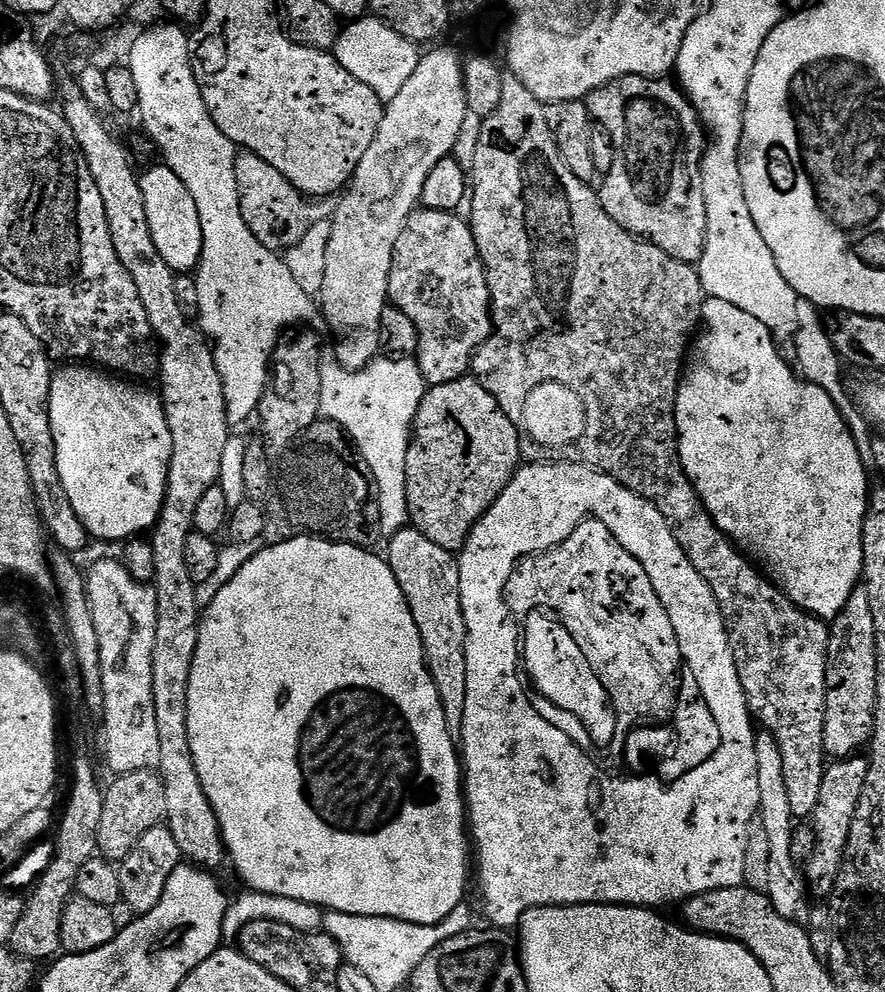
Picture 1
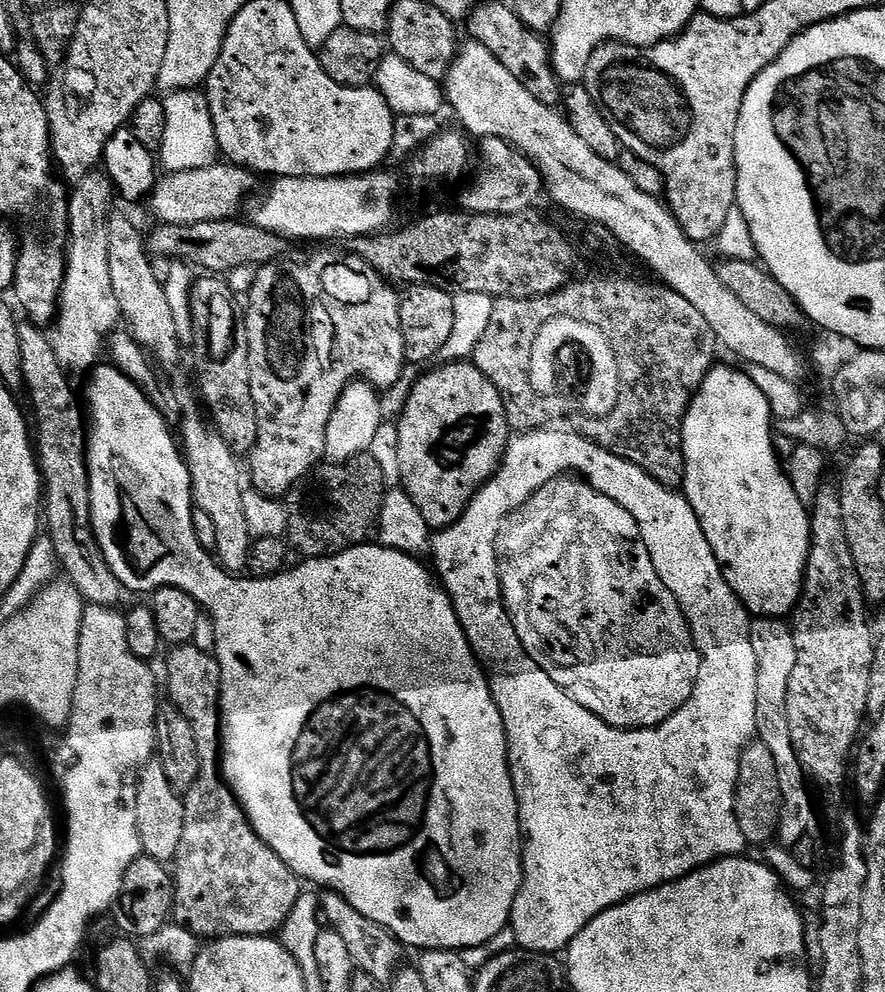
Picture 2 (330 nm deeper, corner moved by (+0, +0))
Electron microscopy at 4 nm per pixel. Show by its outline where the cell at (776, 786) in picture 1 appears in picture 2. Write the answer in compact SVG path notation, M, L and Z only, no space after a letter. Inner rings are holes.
M755 617L752 620L751 624L751 645L754 646L754 654L755 654L755 660L758 662L758 675L757 675L757 701L756 701L756 728L757 728L757 739L764 743L767 748L770 749L770 752L772 754L788 754L786 750L788 750L789 746L792 745L792 737L790 735L790 722L787 717L786 713L786 694L789 692L789 680L790 675L794 672L794 665L797 661L797 651L795 649L794 645L794 638L793 638L793 629L791 628L791 625L788 623L784 623L783 619L780 619L779 617Z

